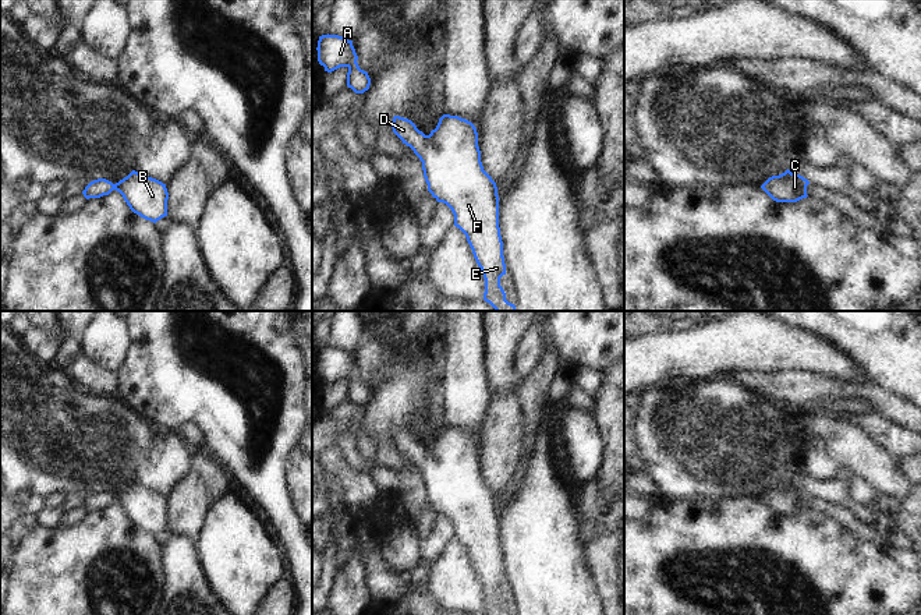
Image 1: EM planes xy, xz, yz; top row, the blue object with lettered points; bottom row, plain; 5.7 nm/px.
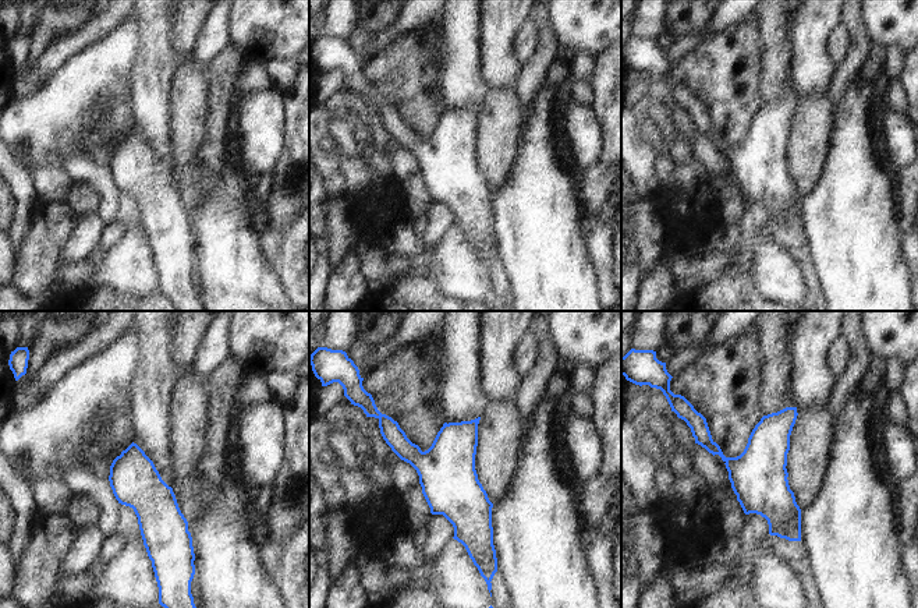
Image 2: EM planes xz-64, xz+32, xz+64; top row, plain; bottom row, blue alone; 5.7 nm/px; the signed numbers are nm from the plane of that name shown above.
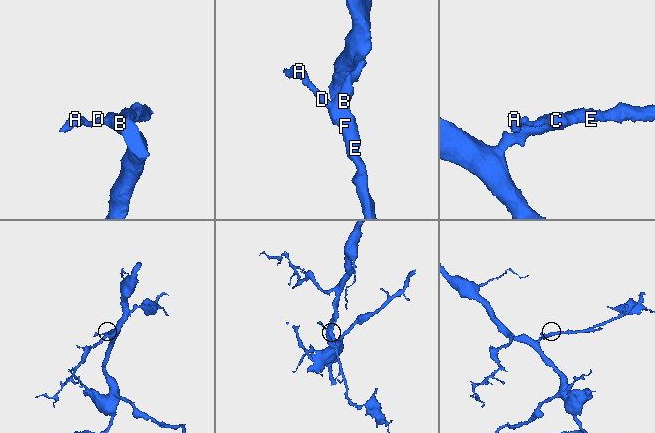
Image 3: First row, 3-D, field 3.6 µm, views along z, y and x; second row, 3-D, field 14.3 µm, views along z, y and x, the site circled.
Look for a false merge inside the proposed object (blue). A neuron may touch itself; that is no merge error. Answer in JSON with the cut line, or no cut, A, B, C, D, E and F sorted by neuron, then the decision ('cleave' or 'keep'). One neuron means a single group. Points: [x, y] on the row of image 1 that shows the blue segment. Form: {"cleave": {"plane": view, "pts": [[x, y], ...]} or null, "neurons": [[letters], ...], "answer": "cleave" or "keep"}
{"cleave": null, "neurons": [["A", "B", "C", "D", "E", "F"]], "answer": "keep"}

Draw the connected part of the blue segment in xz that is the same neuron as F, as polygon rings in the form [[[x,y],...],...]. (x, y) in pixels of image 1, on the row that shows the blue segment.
[[[443,114],[436,128],[425,135],[411,120],[394,116],[392,128],[422,162],[428,191],[451,209],[454,226],[465,234],[483,273],[483,300],[496,311],[516,311],[500,286],[506,264],[499,195],[496,183],[483,170],[475,126],[458,116]]]

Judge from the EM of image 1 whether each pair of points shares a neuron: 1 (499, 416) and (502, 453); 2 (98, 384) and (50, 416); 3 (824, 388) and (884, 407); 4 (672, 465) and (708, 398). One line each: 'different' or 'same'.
1: same
2: different
3: same
4: same

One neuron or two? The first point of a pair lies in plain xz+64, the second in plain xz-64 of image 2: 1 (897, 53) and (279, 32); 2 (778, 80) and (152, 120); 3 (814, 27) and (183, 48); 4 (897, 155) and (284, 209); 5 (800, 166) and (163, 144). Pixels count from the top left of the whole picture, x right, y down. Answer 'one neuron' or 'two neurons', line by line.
1: two neurons
2: one neuron
3: one neuron
4: two neurons
5: two neurons

